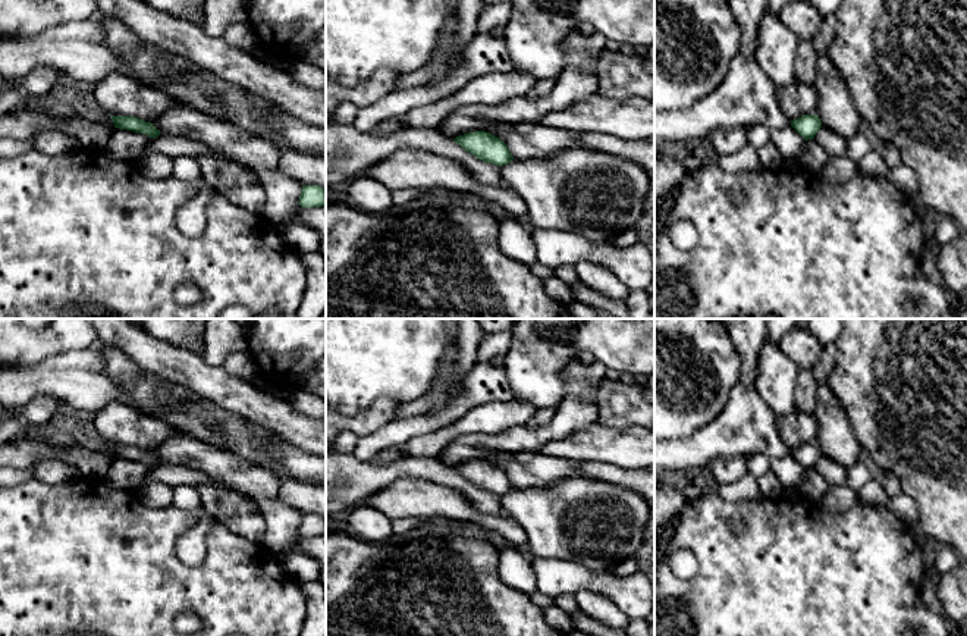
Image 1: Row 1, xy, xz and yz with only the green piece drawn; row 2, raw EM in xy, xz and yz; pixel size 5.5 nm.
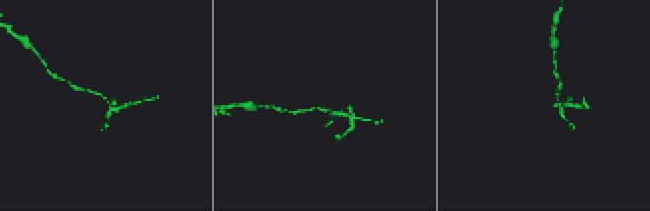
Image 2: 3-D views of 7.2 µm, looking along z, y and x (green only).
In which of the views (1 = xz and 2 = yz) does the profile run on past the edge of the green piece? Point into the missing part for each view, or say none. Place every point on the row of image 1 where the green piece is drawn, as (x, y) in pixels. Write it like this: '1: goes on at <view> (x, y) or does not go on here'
1: does not go on here
2: does not go on here

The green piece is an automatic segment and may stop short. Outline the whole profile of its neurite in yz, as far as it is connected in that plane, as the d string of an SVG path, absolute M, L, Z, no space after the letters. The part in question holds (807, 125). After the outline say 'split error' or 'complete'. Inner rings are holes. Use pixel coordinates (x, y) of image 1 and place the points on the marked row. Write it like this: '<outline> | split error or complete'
M803 115L791 120L791 126L807 141L814 138L816 132L822 128L822 122L817 115Z | complete

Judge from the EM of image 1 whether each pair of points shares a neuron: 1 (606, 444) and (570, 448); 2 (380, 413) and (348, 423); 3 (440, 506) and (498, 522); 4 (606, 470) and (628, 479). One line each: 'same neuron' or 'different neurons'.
1: same neuron
2: same neuron
3: same neuron
4: same neuron

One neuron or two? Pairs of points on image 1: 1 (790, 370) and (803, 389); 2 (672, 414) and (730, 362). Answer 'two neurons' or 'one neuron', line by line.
1: two neurons
2: one neuron

